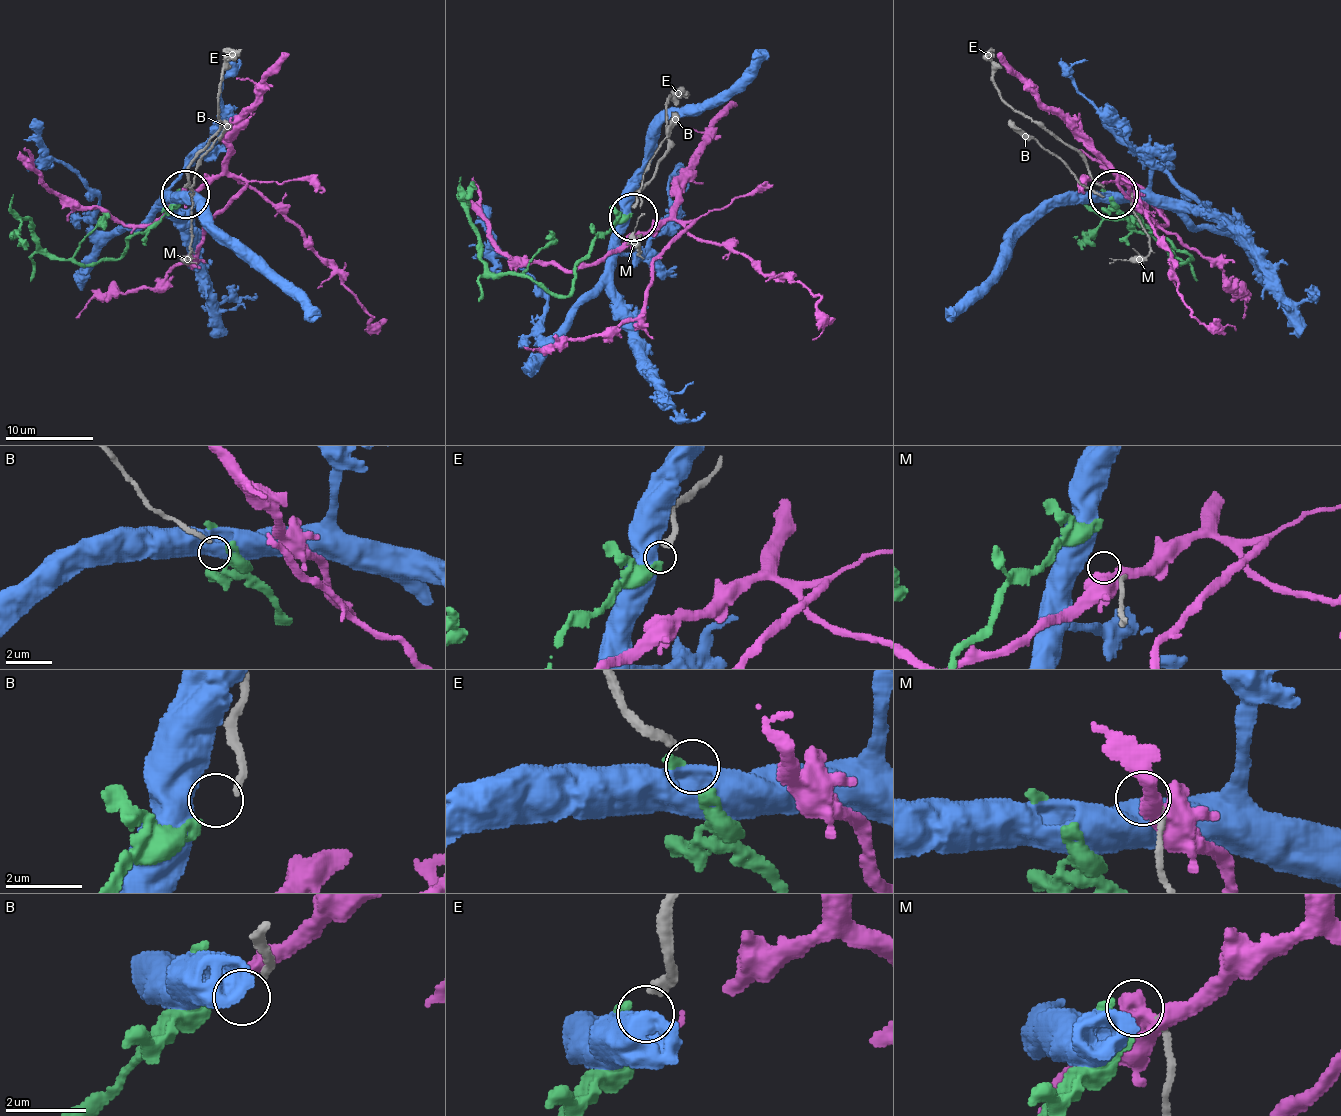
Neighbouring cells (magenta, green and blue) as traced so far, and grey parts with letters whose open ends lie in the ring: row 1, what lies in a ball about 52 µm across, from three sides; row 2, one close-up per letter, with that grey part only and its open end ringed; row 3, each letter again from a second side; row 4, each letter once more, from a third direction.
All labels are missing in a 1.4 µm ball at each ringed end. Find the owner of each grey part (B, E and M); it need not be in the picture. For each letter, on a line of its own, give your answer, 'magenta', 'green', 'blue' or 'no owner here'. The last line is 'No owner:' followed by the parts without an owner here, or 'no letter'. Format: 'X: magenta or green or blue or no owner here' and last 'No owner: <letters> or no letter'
B: no owner here
E: green
M: no owner here
No owner: B, M

